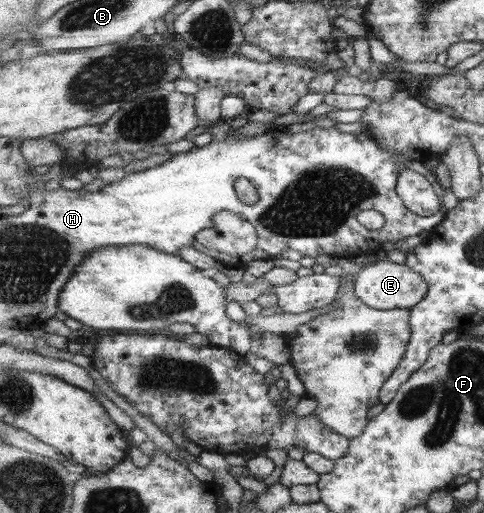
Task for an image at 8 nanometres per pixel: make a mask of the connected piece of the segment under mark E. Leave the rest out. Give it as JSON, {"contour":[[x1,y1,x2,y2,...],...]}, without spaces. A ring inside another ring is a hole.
{"contour":[[384,258,384,260,372,260,360,269,356,274,354,289,356,296,374,309,412,309,425,299,429,285,425,277,410,266,392,263,392,259,389,261,388,258]]}

